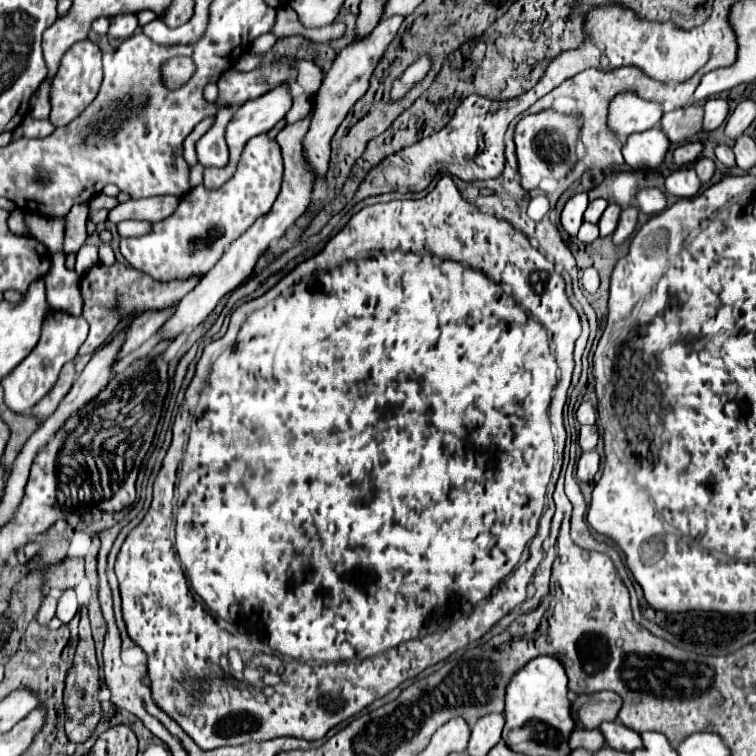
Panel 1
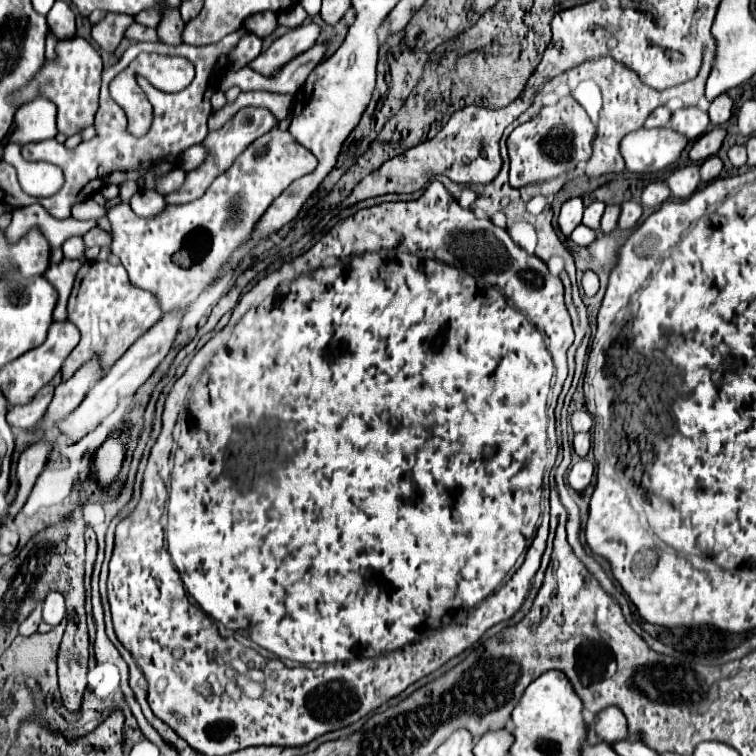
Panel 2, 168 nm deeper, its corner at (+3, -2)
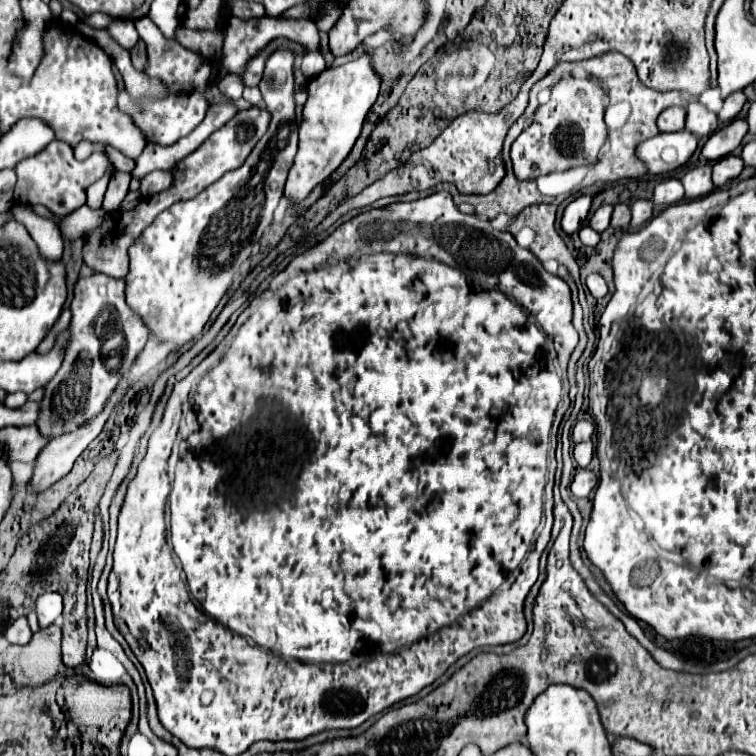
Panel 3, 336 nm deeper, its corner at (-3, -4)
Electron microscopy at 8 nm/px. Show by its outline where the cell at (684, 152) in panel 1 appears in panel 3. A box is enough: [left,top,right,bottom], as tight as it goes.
[702,119,748,161]

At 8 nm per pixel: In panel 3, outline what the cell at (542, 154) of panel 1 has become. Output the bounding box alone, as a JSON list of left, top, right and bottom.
[512,77,608,179]

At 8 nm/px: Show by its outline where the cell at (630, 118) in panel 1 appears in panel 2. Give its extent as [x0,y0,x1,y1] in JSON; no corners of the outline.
[644,107,670,129]

